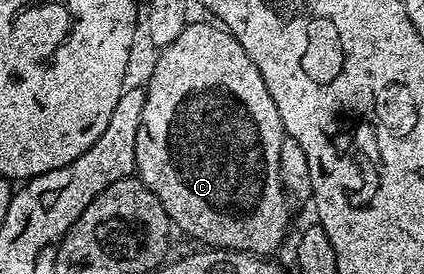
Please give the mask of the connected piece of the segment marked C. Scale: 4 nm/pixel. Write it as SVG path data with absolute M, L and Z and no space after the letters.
M186 24L183 34L175 38L165 48L160 49L157 61L153 64L153 73L149 76L149 85L144 85L145 101L141 125L135 137L135 164L136 179L141 180L163 202L163 210L167 210L170 221L181 232L186 232L193 240L202 240L202 245L213 250L228 250L230 252L252 252L254 256L268 257L285 240L285 231L289 228L289 204L285 188L281 185L281 167L279 166L279 154L281 143L285 140L285 127L281 124L279 110L267 90L267 82L263 82L263 74L247 58L247 50L239 46L239 42L230 32L213 24Z

